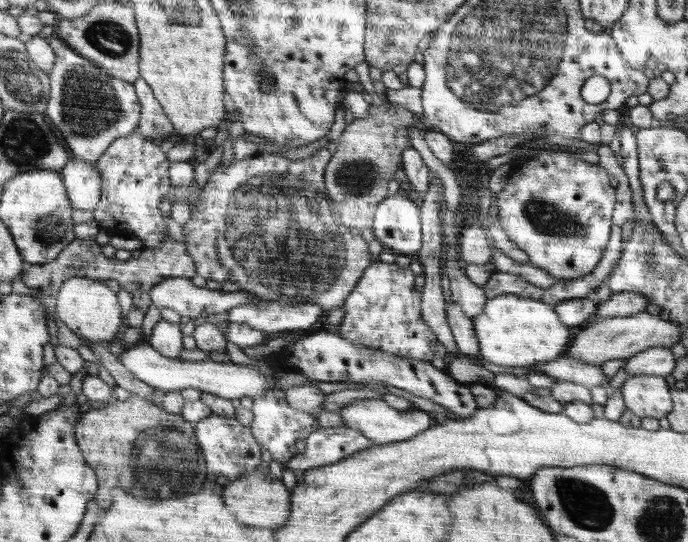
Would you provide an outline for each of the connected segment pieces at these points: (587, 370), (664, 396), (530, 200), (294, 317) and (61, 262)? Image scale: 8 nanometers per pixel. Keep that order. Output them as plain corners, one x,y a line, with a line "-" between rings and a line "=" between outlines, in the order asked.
563,356
558,360
546,362
546,364
534,364
530,366
535,372
544,373
560,381
572,381
578,384
592,386
608,386
609,379
602,371
600,365
584,362
580,359
=
628,376
621,387
625,406
640,418
661,418
672,410
671,387
663,376
=
566,151
540,152
536,157
521,164
507,178
507,184
497,196
498,220
507,238
529,256
529,262
542,268
558,280
585,277
601,262
608,248
610,218
614,206
614,188
610,186
610,174
604,167
591,165
574,158
=
258,299
257,302
240,304
228,311
228,322
250,326
266,333
280,333
281,331
303,332
308,331
320,316
325,313
327,313
326,310
323,310
317,303
298,303
296,306
282,306
278,302
263,302
=
166,236
157,246
153,248
143,248
138,258
130,258
123,261
115,256
106,257
102,253
100,244
94,237
77,239
70,242
69,247
56,258
56,260
45,265
29,265
22,274
25,284
36,289
42,294
56,296
60,292
62,283
66,280
80,277
90,278
96,281
116,280
122,290
134,294
135,292
150,292
158,282
166,278
184,277
192,279
196,276
196,263
190,257
187,247
180,242
176,242
172,236

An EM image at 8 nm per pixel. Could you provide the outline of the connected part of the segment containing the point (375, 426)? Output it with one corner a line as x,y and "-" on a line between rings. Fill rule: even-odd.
376,398
356,400
356,402
340,408
338,413
342,416
343,424
354,430
359,430
360,434
366,436
368,440
372,440
375,445
388,445
410,440
419,433
425,432
432,424
432,418
421,409
414,407
414,412
400,412
400,410
391,407
389,403
384,402
383,399
376,400

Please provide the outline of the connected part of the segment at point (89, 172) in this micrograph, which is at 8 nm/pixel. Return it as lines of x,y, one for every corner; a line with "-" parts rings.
74,159
62,167
61,180
75,210
94,211
101,198
101,176
97,167

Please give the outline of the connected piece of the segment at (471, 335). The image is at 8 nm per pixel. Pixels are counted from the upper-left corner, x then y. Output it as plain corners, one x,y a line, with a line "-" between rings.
454,302
447,304
446,314
459,354
470,359
480,356
478,337
476,337
476,331
474,331
474,325
470,318
462,313
460,306

